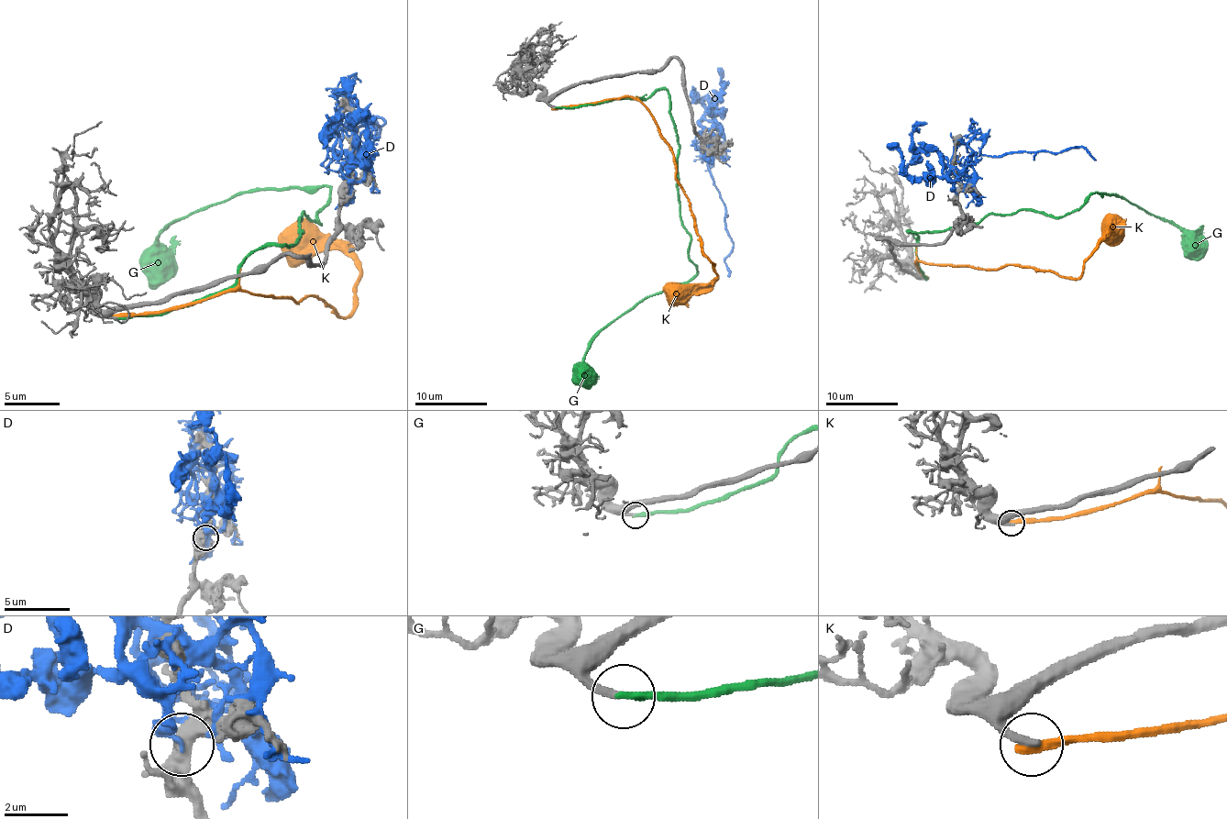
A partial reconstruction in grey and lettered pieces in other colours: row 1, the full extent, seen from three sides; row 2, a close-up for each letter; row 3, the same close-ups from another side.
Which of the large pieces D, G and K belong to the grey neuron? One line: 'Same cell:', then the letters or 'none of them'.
Same cell: G

